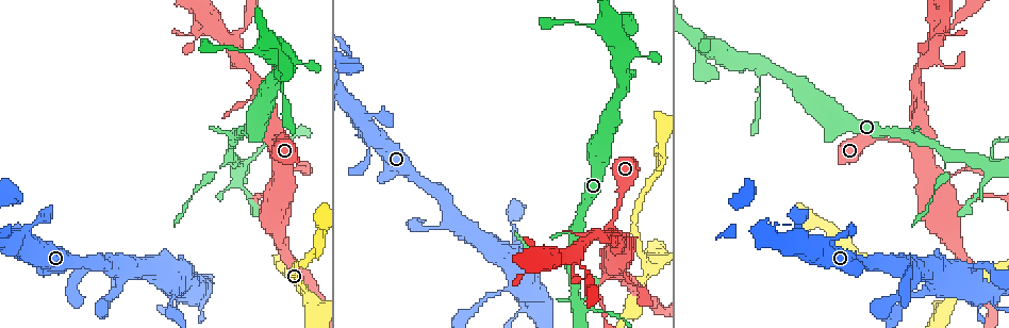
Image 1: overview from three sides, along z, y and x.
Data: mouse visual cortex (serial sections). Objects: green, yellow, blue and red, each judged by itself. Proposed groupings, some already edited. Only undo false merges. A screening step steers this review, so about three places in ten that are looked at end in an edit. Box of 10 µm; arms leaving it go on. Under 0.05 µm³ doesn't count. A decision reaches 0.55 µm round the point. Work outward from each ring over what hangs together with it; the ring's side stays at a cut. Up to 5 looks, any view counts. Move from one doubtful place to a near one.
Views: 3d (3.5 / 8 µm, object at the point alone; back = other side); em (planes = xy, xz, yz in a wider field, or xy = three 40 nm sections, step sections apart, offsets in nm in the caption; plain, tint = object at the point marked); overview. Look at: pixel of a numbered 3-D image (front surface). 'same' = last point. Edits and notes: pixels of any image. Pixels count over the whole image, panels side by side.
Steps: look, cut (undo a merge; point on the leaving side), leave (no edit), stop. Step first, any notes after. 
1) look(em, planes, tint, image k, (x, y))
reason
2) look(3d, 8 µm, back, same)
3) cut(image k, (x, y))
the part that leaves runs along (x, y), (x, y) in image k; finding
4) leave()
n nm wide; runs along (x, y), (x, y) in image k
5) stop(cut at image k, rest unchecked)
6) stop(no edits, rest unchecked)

look(3d, 3.5 µm, image 1, (649, 265))
four-way junction

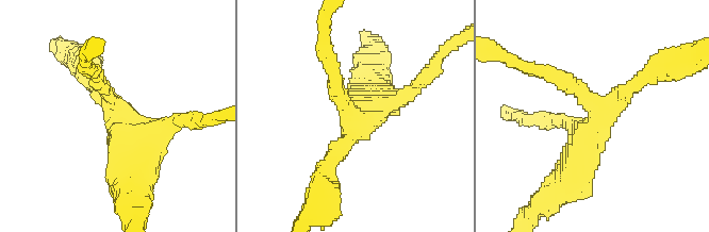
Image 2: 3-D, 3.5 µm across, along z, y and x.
look(em, xy, step 1, tint, image 2, (114, 107))
4 arms; arms of 200, 200, 350, 500 nm; need the tissue

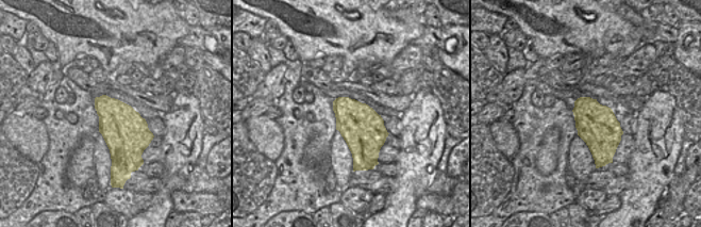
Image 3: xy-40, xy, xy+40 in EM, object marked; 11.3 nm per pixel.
leave()
480 nm wide; runs along (89, 69), (119, 112), (126, 170) in image 2; all the same cell

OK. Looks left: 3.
look(3d, 3.5 µm, image 1, (945, 154))
a fork

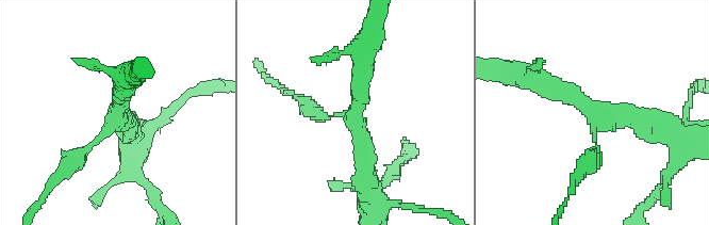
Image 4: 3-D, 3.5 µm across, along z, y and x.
look(em, xy, step 3, tint, image 4, (597, 114))
3 arms; arms of 150, 250, 300 nm; now the EM

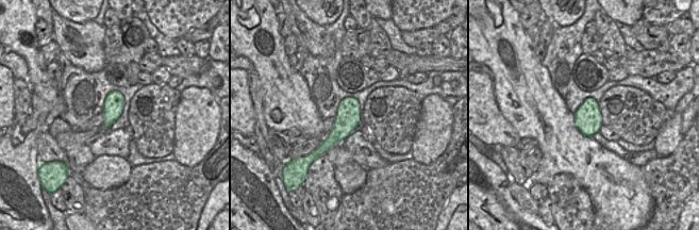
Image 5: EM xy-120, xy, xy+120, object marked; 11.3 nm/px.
leave()
continuous, no second cell

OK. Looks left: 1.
stop(no edits, rest unchecked)

